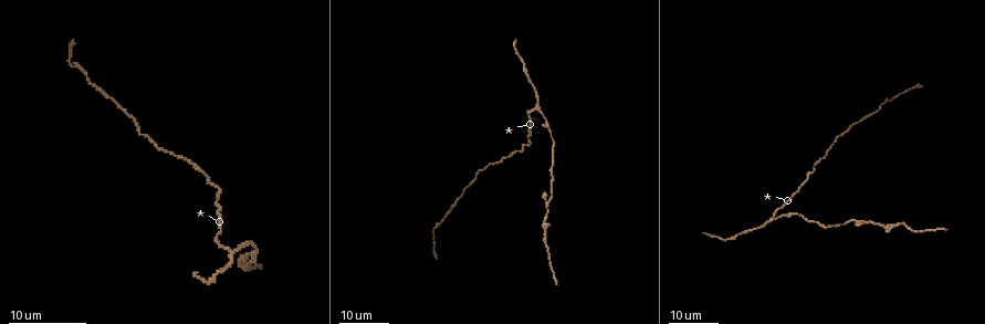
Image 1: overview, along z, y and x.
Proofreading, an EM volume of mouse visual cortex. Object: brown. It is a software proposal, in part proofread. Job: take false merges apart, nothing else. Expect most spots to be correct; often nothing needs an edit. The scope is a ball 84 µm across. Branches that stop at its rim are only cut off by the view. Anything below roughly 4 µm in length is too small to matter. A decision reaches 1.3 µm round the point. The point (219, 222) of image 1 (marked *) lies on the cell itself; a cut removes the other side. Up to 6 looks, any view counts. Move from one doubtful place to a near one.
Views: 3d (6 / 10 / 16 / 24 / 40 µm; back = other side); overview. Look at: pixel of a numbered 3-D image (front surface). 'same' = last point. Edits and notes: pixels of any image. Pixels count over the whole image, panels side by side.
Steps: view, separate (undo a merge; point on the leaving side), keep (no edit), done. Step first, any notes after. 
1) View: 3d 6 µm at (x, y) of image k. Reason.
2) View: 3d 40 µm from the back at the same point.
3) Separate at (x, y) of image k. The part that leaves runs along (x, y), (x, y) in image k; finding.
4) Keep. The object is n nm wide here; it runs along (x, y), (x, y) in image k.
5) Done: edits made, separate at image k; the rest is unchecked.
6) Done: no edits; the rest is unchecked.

View: 3d 16 µm at (771, 221) of image 1. Two arms in line, one across.

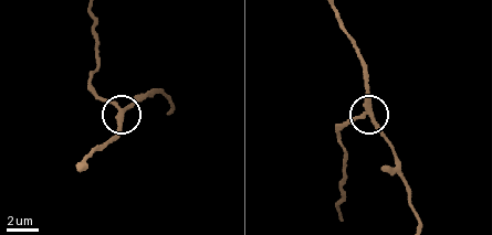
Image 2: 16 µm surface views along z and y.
View: 3d 10 µm at (370, 118) of image 2.

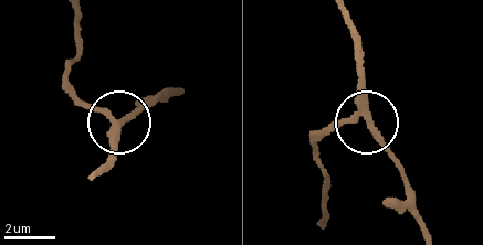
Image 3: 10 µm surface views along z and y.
Keep. The side arm is 17 µm long; it runs along (73, 27), (77, 55), (70, 87), (118, 119), (118, 155) in image 3; continuous, no second cell.

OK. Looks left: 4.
View: 3d 16 µm at (737, 234) of image 1. Calibre changes.

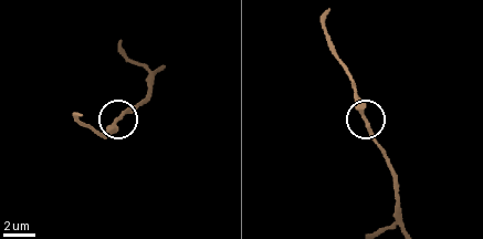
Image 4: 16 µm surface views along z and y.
View: 3d 10 µm at (367, 120) of image 4. Closer look.

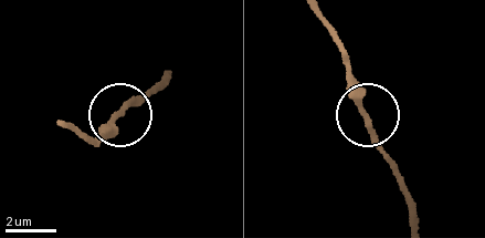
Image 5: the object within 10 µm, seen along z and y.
Keep. It runs along (414, 220), (346, 63) in image 5; all the same cell.

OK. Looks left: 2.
View: 3d 24 µm at (883, 105) of image 1. Three arms meet.

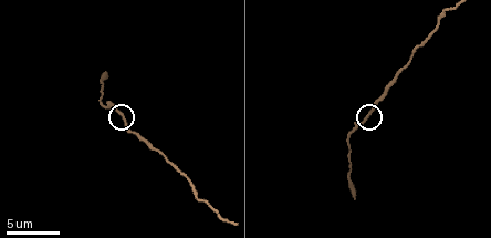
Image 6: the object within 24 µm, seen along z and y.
View: 3d 10 µm at (116, 110) of image 6. Zoom in.

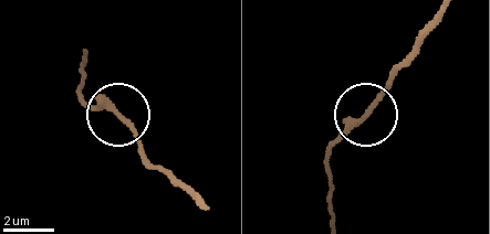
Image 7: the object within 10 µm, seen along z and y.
Keep. The object is 160 nm wide here; it runs along (207, 203), (157, 166), (123, 119), (76, 92) in image 7; all the same cell.

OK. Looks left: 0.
Done: no edits; the rest is unchecked.

